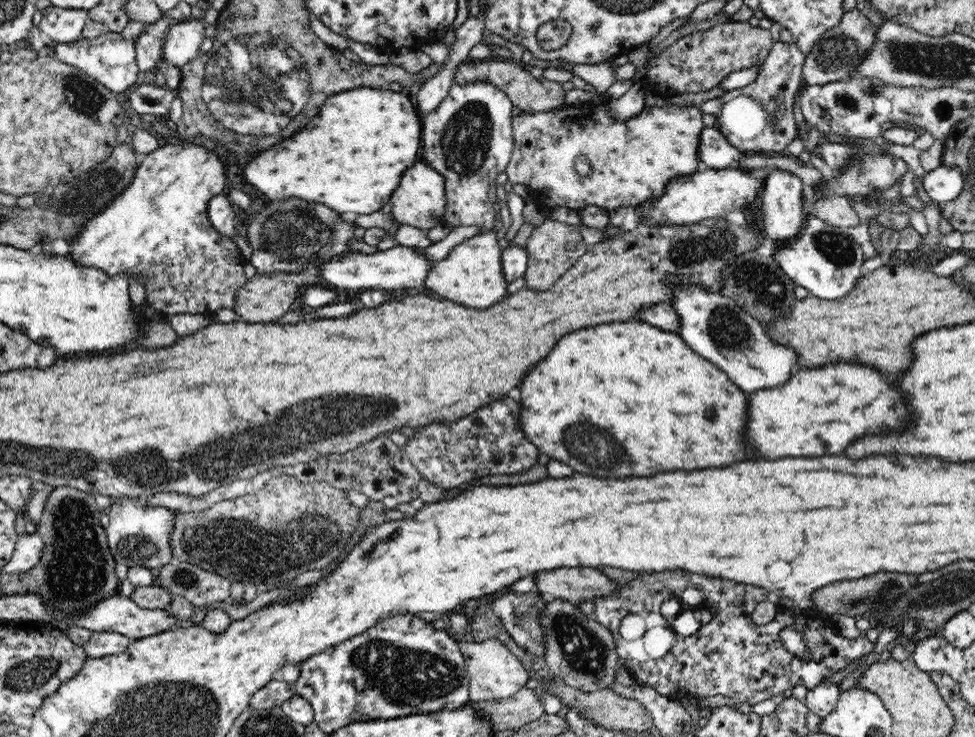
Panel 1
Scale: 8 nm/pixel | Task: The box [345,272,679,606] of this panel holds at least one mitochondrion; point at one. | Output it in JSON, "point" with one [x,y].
{"point":[590,444]}

